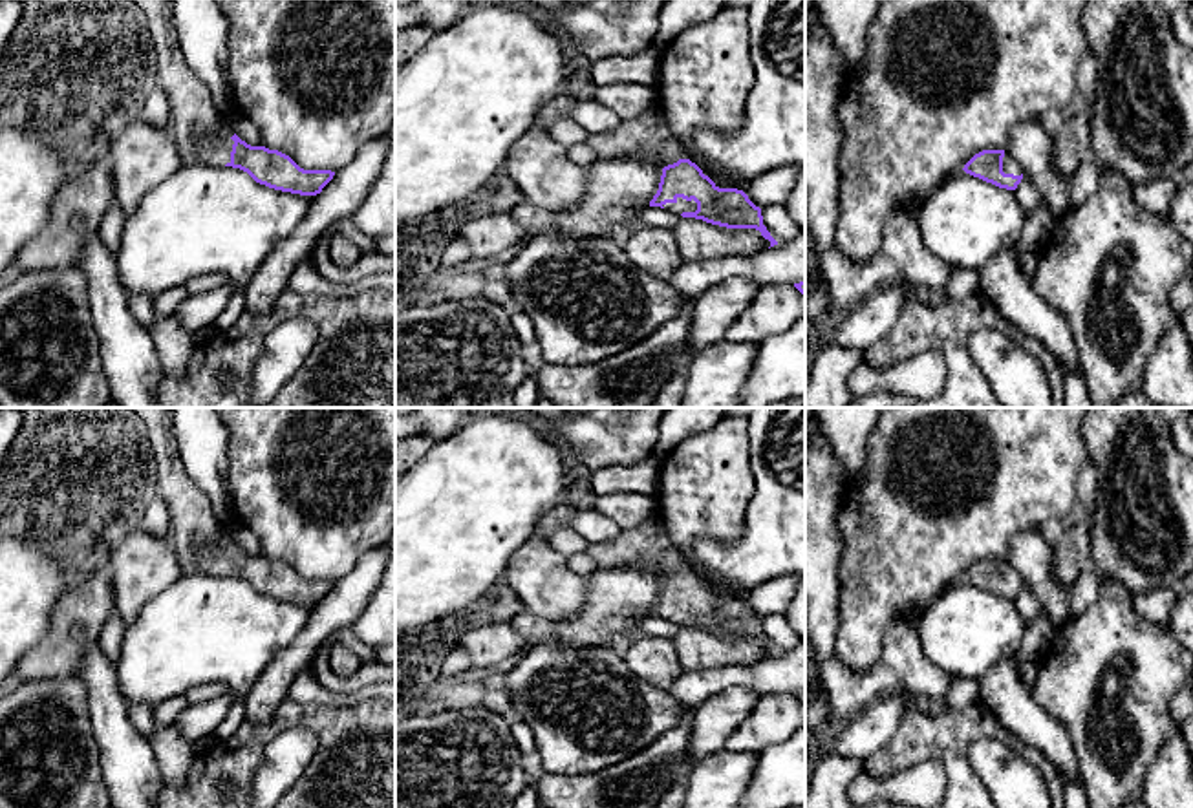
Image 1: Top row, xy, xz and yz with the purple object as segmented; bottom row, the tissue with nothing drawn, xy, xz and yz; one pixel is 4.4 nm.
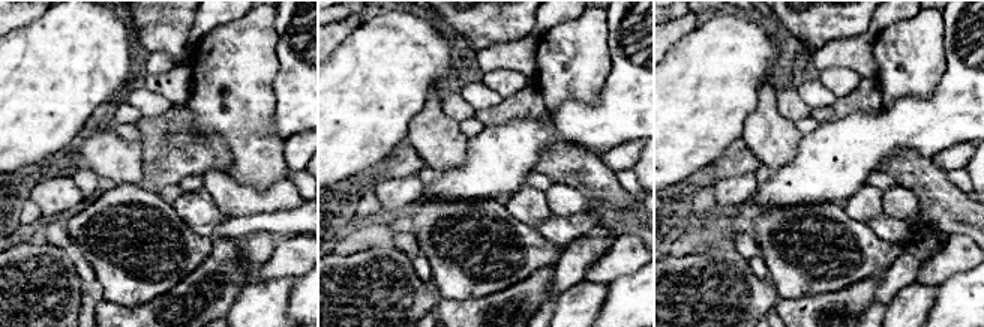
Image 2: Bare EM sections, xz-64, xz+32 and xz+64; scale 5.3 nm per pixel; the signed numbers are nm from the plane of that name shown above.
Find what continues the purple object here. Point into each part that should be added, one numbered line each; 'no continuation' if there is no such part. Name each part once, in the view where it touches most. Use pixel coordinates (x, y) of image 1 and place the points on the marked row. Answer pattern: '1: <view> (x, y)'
1: xz (681, 205)

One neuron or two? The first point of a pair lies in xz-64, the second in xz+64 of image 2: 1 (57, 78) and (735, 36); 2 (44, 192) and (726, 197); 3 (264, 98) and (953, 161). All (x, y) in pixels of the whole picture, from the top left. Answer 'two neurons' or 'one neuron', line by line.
1: one neuron
2: one neuron
3: two neurons

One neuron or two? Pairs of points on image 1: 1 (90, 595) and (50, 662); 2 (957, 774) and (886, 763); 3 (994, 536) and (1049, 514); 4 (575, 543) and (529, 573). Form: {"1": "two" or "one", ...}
{"1": "one", "2": "one", "3": "one", "4": "two"}

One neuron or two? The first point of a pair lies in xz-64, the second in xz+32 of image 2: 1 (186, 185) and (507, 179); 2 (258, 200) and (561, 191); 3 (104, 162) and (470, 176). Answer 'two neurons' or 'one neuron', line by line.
1: two neurons
2: one neuron
3: two neurons

